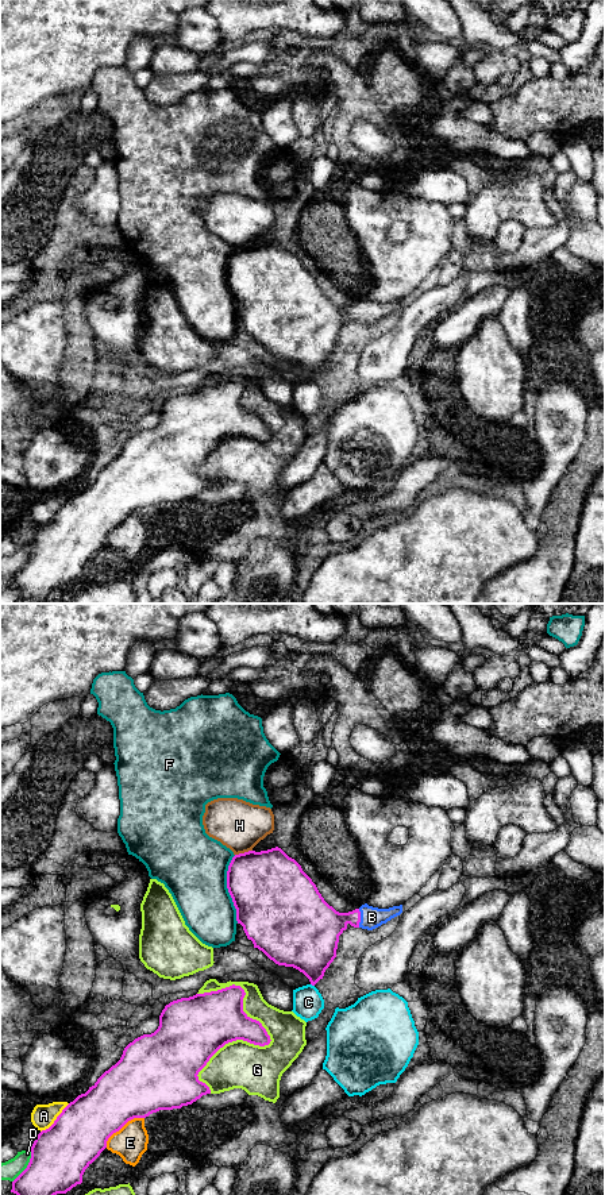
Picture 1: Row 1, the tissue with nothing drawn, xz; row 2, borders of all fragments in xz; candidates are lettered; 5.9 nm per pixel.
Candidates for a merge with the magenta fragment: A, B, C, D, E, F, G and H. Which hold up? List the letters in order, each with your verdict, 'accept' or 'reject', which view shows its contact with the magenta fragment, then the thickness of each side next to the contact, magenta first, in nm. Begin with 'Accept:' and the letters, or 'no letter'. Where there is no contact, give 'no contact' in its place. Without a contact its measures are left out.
Accept: B
A: reject | xz | 360/140 nm
B: accept | xz | 280/130 nm
C: reject | xz | 340/180 nm
D: reject | xz | 360/120 nm
E: reject | xz | 360/200 nm
F: reject | xz | 460/400 nm
G: reject | xz | 280/280 nm
H: reject | xz | 440/300 nm

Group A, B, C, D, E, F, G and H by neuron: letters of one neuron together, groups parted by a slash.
A / B / C / D / E / F / G / H

